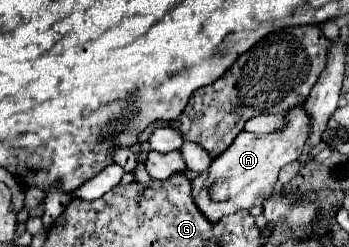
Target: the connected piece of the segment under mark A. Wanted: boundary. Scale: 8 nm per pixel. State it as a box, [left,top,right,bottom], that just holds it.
[192,103,312,223]

